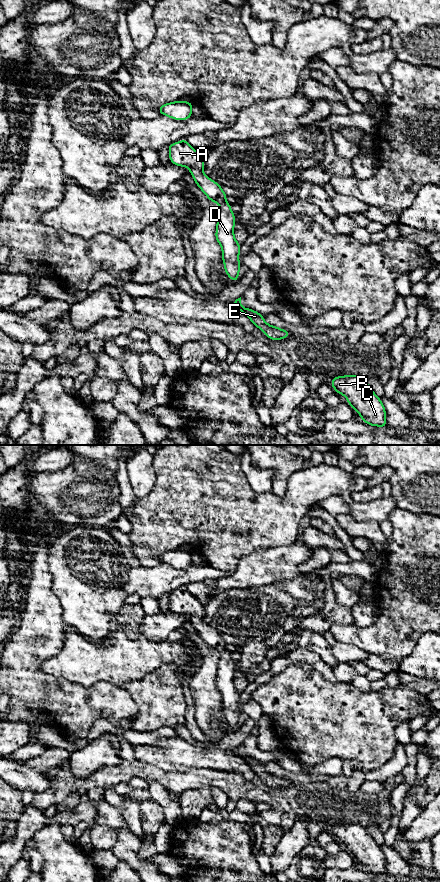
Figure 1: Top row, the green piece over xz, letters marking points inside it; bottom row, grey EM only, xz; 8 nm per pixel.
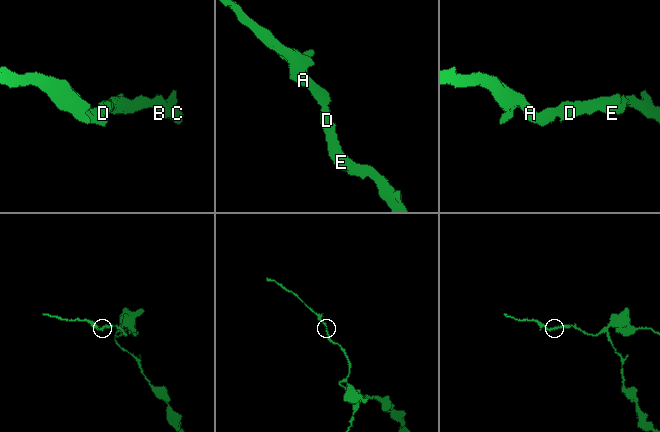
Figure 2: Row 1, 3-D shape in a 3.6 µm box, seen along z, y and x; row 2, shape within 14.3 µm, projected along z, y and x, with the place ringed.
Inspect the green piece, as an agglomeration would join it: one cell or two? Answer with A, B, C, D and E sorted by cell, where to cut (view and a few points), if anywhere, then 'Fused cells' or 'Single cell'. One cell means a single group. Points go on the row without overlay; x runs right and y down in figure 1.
Groups: A B C D E. No split. Single cell

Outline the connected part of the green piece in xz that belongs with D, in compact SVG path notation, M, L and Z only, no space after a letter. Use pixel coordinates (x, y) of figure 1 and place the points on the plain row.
M186 587L172 591L167 595L169 596L170 610L177 614L189 616L196 633L210 649L220 653L215 687L222 696L225 722L236 731L241 716L241 712L239 711L241 693L234 685L235 662L231 658L231 653L226 650L227 643L217 630L208 626L203 621L203 604Z

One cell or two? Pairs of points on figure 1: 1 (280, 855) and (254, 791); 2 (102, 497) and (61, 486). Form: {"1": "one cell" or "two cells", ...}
{"1": "two cells", "2": "one cell"}

